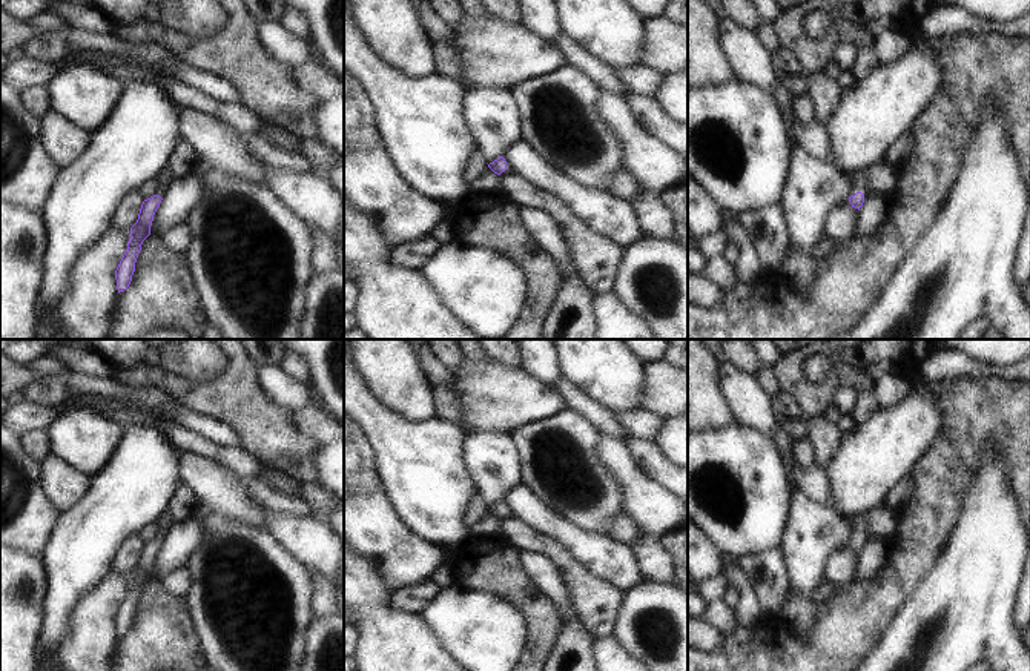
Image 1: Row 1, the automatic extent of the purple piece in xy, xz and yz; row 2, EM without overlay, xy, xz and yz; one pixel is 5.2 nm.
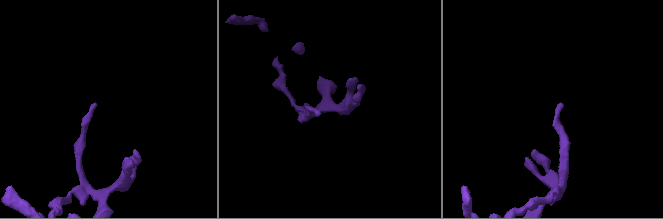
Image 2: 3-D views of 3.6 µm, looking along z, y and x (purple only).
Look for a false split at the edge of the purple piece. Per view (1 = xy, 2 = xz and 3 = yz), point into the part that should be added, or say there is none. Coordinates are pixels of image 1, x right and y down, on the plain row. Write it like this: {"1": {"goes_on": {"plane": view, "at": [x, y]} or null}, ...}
{"1": {"goes_on": null}, "2": {"goes_on": null}, "3": {"goes_on": {"plane": "yz", "at": [860, 521]}}}

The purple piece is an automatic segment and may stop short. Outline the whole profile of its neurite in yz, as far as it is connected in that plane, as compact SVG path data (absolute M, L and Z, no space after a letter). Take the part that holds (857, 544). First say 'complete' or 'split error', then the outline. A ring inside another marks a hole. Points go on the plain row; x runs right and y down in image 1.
split error | M864 511L857 516L849 517L849 521L852 522L853 530L855 530L855 533L852 534L852 537L849 540L849 547L852 548L852 551L855 551L858 554L864 547L864 537L861 537L860 534L866 531L869 513L870 511Z

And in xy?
complete | M154 539L144 544L138 557L138 564L130 571L130 582L127 585L127 593L115 614L118 637L124 636L132 625L132 619L135 616L135 607L141 594L141 588L150 579L154 559L160 551L161 544L163 542L160 539Z

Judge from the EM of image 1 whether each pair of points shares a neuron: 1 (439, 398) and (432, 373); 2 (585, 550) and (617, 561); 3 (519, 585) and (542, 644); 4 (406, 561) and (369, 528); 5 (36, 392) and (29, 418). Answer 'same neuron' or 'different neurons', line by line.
1: same neuron
2: same neuron
3: same neuron
4: same neuron
5: different neurons

